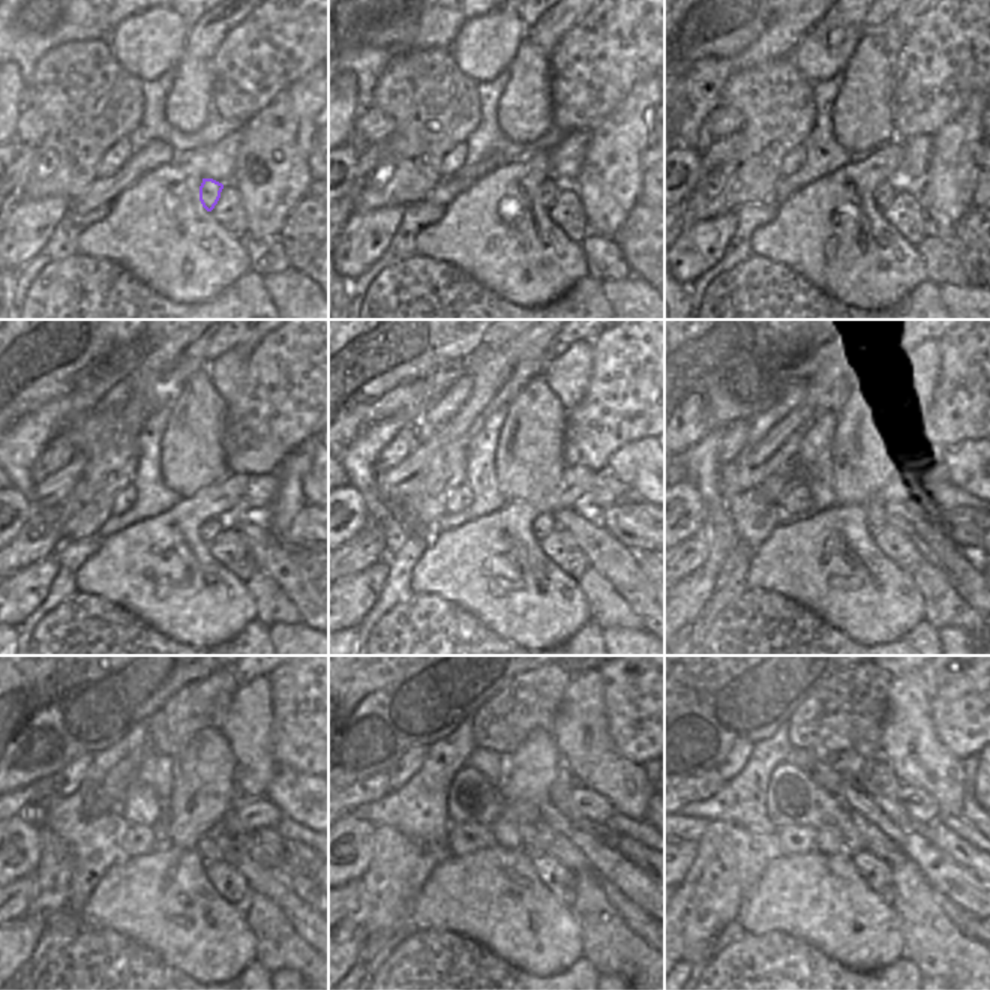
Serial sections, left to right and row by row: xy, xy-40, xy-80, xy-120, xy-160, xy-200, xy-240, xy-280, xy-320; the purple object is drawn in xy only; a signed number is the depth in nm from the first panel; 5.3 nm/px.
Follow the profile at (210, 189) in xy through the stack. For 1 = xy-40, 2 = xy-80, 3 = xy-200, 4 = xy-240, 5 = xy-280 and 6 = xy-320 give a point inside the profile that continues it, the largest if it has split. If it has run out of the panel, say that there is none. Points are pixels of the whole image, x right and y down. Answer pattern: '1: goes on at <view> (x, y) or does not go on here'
1: goes on at xy-40 (548, 191)
2: goes on at xy-80 (884, 194)
3: goes on at xy-200 (876, 518)
4: goes on at xy-240 (206, 848)
5: goes on at xy-280 (531, 840)
6: goes on at xy-320 (858, 821)

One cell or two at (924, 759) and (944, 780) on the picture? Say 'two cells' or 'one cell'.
one cell

